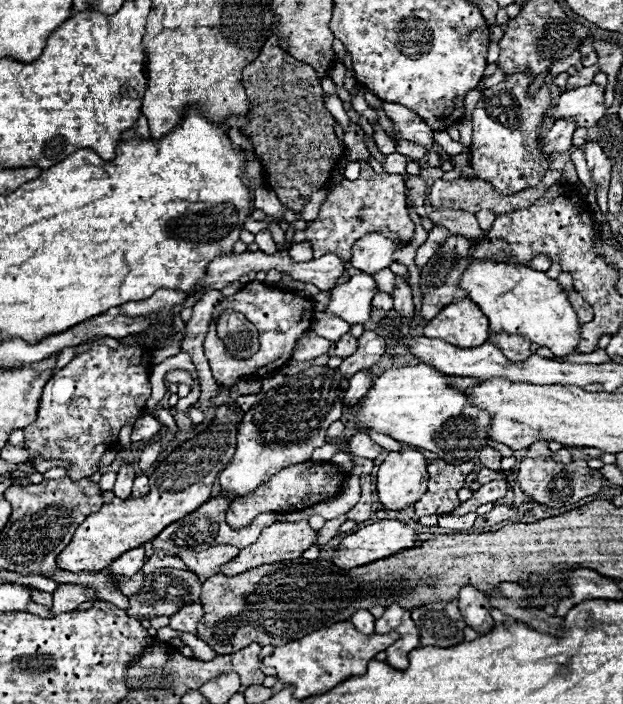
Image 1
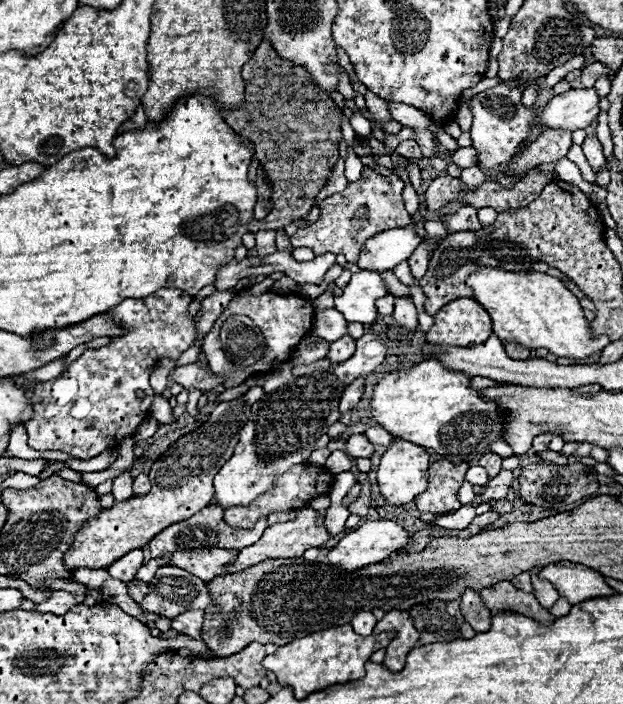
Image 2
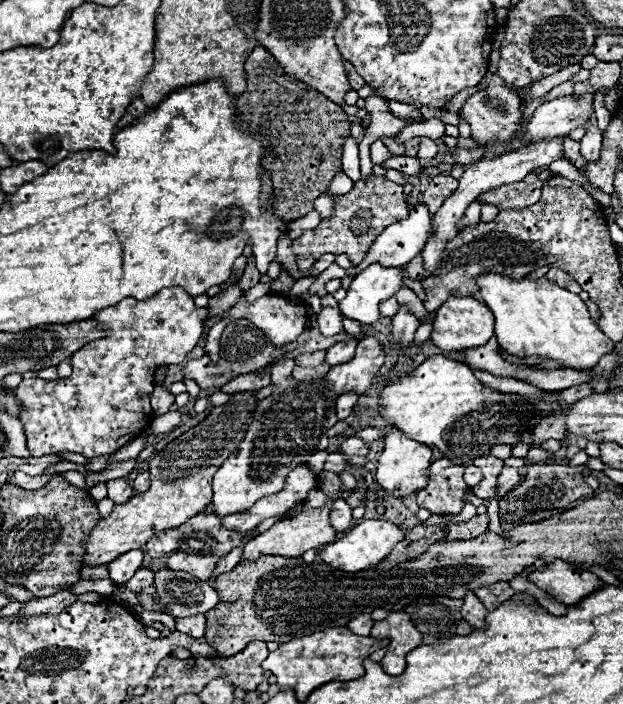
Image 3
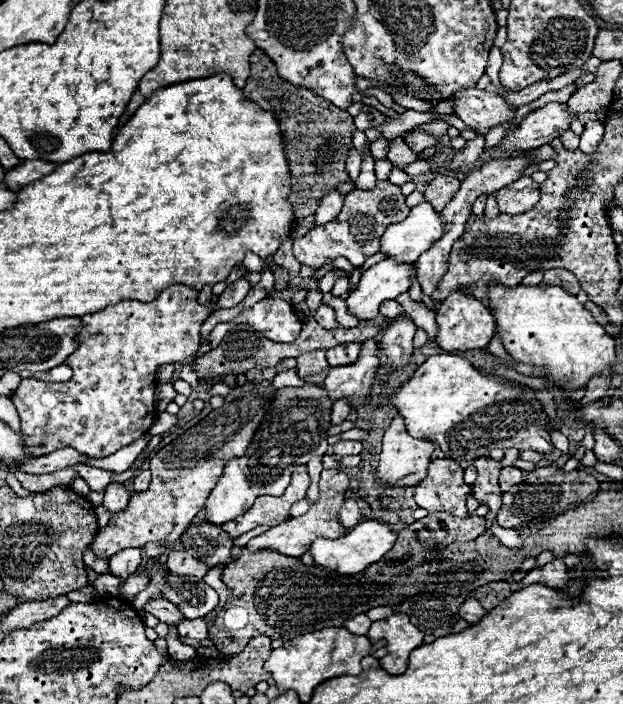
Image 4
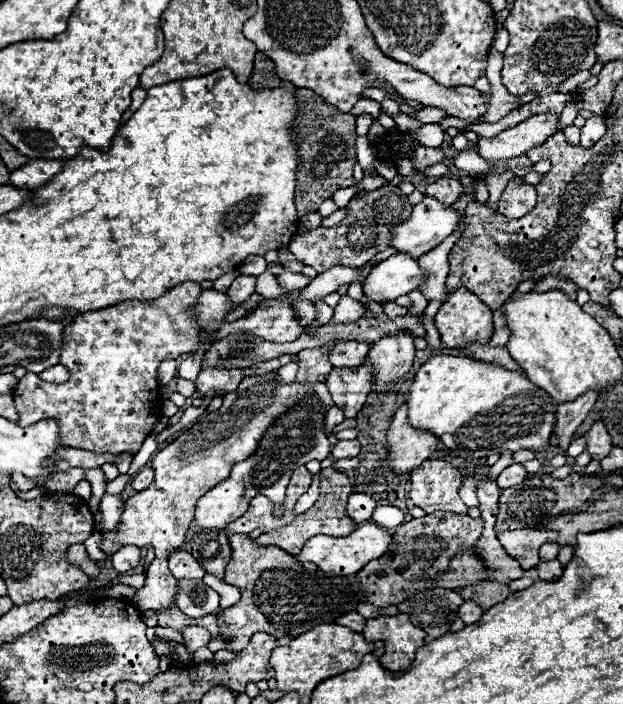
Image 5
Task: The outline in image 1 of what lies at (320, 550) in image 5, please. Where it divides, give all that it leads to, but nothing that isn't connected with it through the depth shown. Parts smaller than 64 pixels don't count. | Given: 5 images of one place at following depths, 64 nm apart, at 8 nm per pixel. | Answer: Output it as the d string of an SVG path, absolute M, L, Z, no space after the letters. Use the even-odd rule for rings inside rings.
M380 520L348 534L334 550L332 562L338 568L350 570L394 556L400 550L412 548L414 542L416 534L412 528L398 520Z

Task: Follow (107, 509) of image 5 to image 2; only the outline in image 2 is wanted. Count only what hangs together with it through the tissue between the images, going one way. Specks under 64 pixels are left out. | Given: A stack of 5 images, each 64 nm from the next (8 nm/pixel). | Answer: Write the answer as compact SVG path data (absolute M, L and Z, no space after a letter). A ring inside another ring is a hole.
M124 472L120 474L118 478L114 478L114 484L112 484L112 490L110 494L118 500L118 502L124 502L128 498L132 498L132 478L130 478L130 472Z

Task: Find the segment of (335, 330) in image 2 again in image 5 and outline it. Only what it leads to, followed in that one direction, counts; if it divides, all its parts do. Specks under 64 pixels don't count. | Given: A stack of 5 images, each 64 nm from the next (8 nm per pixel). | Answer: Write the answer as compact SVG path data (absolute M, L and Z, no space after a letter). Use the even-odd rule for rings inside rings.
M318 302L318 304L314 304L314 306L316 306L316 320L318 320L320 324L330 324L330 318L332 318L334 310L332 310L326 302Z

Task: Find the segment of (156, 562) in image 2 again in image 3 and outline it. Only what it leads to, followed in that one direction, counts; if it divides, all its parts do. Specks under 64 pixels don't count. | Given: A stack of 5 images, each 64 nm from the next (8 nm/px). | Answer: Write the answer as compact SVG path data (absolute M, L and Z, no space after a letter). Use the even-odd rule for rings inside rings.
M140 568L128 582L126 582L126 588L132 590L132 592L140 592L142 588L150 586L154 582L154 572L148 570L148 568Z

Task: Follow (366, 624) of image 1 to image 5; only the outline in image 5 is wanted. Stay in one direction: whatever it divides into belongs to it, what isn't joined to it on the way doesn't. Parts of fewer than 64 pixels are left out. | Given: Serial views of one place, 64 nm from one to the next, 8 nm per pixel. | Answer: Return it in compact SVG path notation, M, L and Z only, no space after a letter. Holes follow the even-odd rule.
M346 612L346 614L340 614L336 622L342 624L342 626L348 626L348 628L354 630L354 632L360 632L360 630L364 628L366 618L362 618L358 612Z

